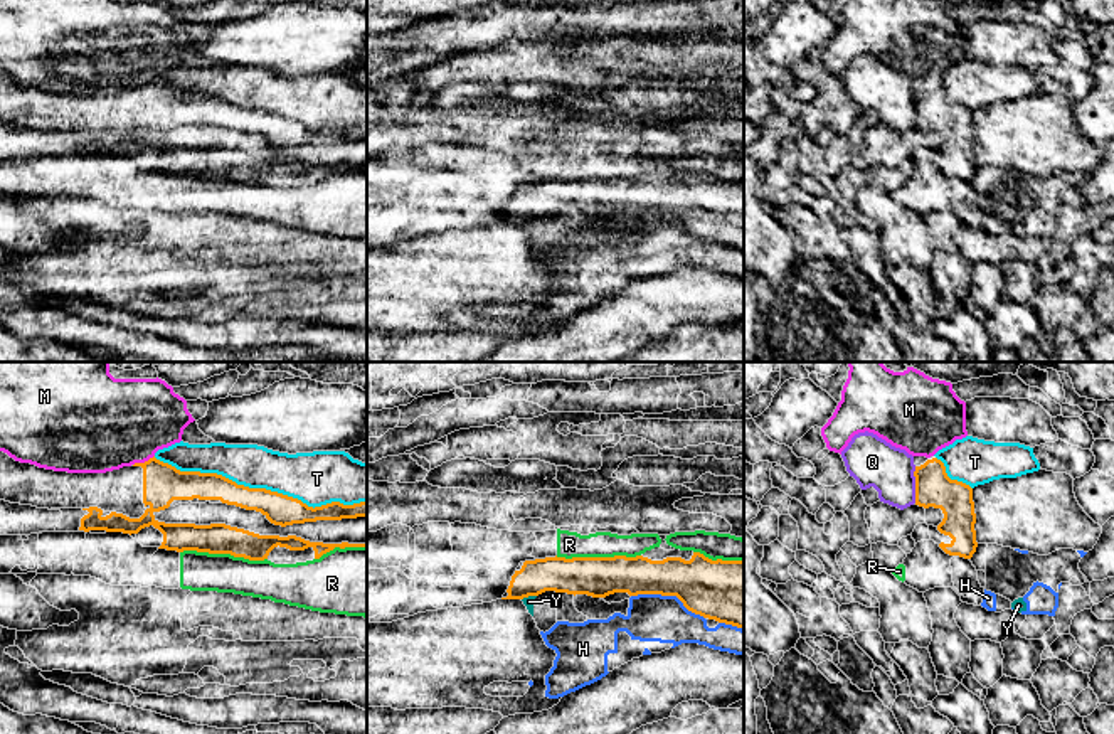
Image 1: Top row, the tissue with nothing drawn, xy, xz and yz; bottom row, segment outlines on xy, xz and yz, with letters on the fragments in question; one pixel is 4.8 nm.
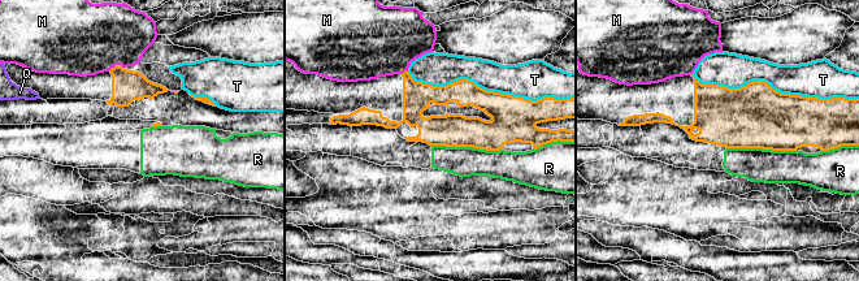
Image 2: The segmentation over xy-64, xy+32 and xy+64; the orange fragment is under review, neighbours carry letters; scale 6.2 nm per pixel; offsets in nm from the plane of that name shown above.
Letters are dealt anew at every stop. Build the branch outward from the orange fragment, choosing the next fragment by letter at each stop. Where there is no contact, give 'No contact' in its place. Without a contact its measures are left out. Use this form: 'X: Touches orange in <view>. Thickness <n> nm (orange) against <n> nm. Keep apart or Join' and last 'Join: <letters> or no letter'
H: Touches orange in xz. Thickness 280 nm (orange) against 220 nm. Keep apart
M: Touches orange in xy. Thickness 190 nm (orange) against 440 nm. Keep apart
Q: Touches orange in yz. Thickness 180 nm (orange) against 240 nm. Keep apart
R: Touches orange in xy. Thickness 140 nm (orange) against 190 nm. Keep apart
T: Touches orange in xy. Thickness 150 nm (orange) against 240 nm. Keep apart
Y: Touches orange in xz. Thickness 180 nm (orange) against 50 nm. Keep apart
Join: no letter

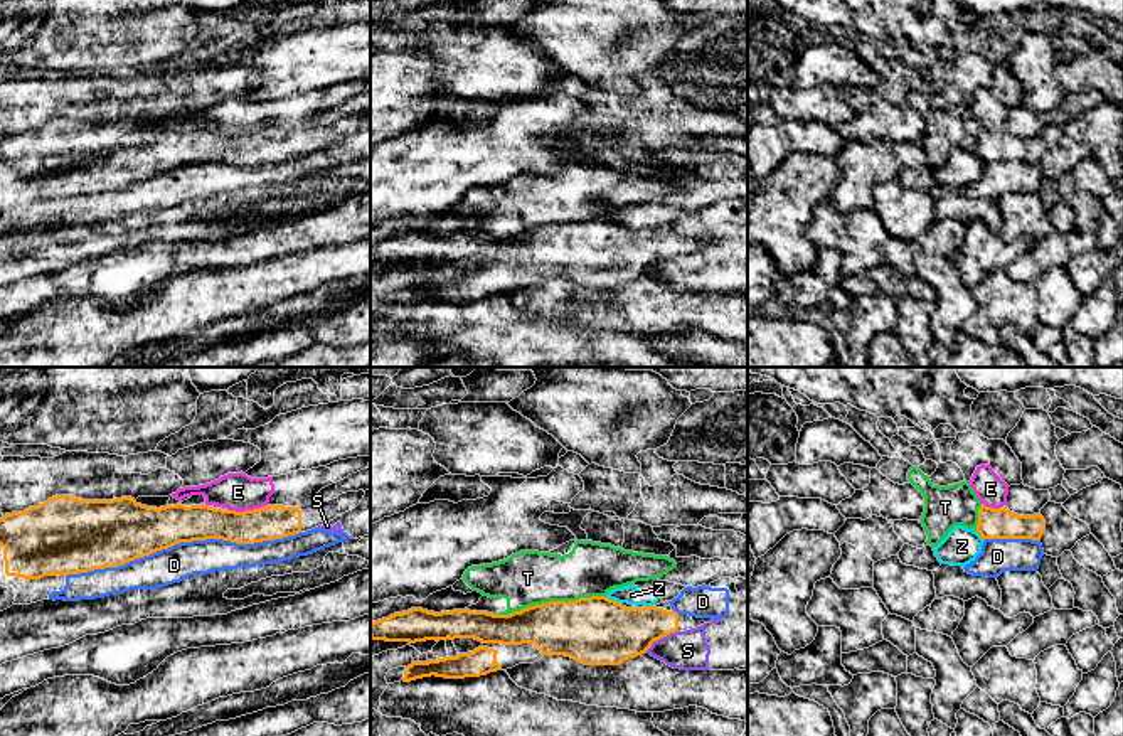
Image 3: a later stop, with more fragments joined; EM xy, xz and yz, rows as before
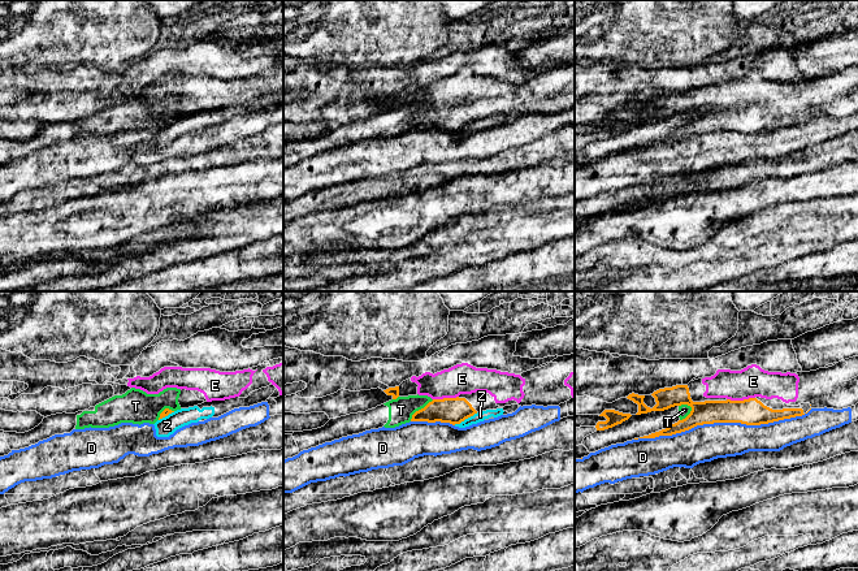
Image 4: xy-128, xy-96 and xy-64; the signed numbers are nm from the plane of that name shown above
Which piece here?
D: Touches orange in xy. Thickness 260 nm (orange) against 170 nm. Keep apart
E: Touches orange in xy. Thickness 180 nm (orange) against 180 nm. Join
S: Touches orange in xz. Thickness 300 nm (orange) against 190 nm. Keep apart
T: Touches orange in xz. Thickness 320 nm (orange) against 260 nm. Keep apart
Z: Touches orange in xz. Thickness 320 nm (orange) against 90 nm. Keep apart
Join: E

